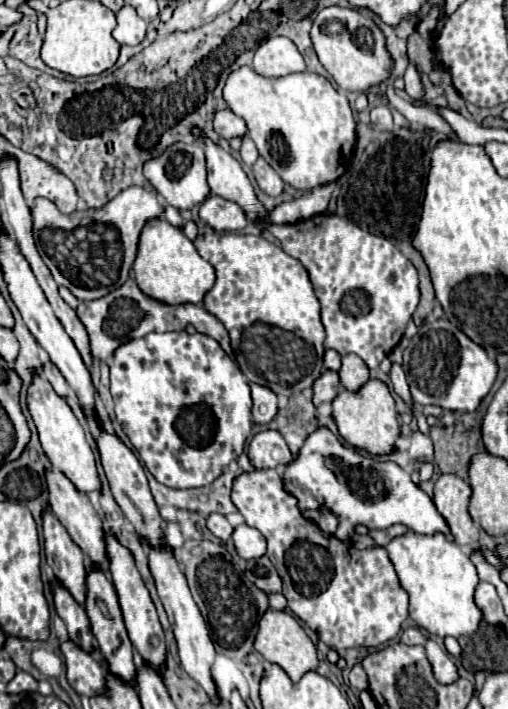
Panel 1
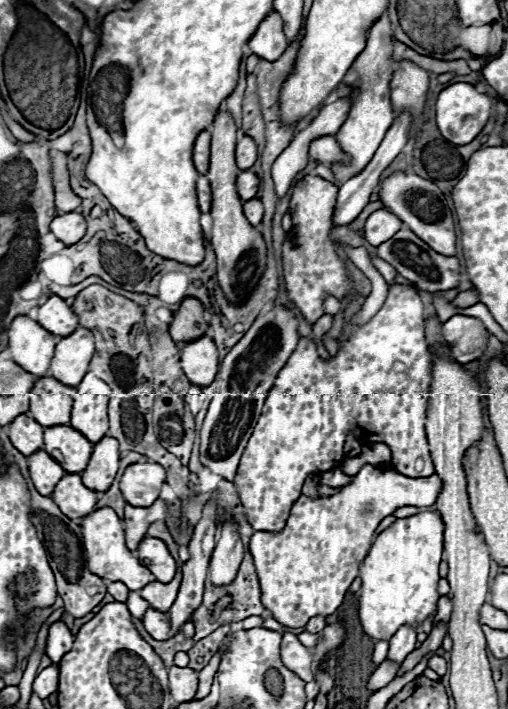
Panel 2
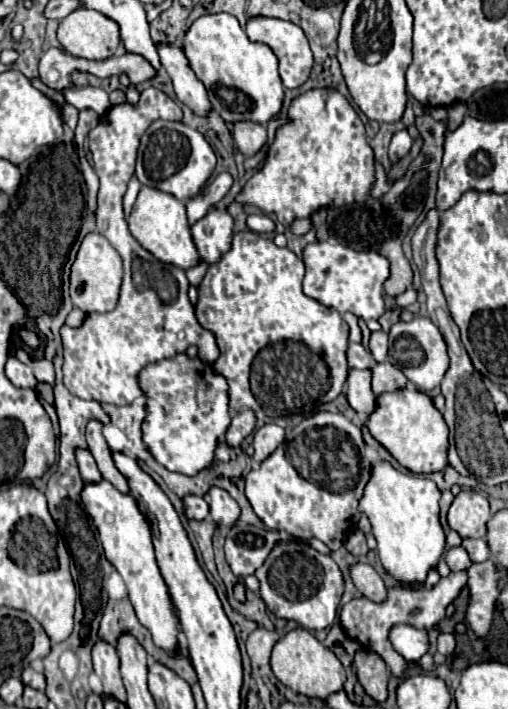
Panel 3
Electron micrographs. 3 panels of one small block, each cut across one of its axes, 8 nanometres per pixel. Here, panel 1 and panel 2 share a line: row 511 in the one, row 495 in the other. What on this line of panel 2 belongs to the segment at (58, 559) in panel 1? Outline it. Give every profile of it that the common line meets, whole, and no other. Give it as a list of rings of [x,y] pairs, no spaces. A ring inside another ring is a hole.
[[[36,450],[28,456],[28,470],[32,484],[42,496],[50,496],[60,476],[64,476],[64,468],[56,460],[52,460],[52,456],[48,456],[44,450]]]

